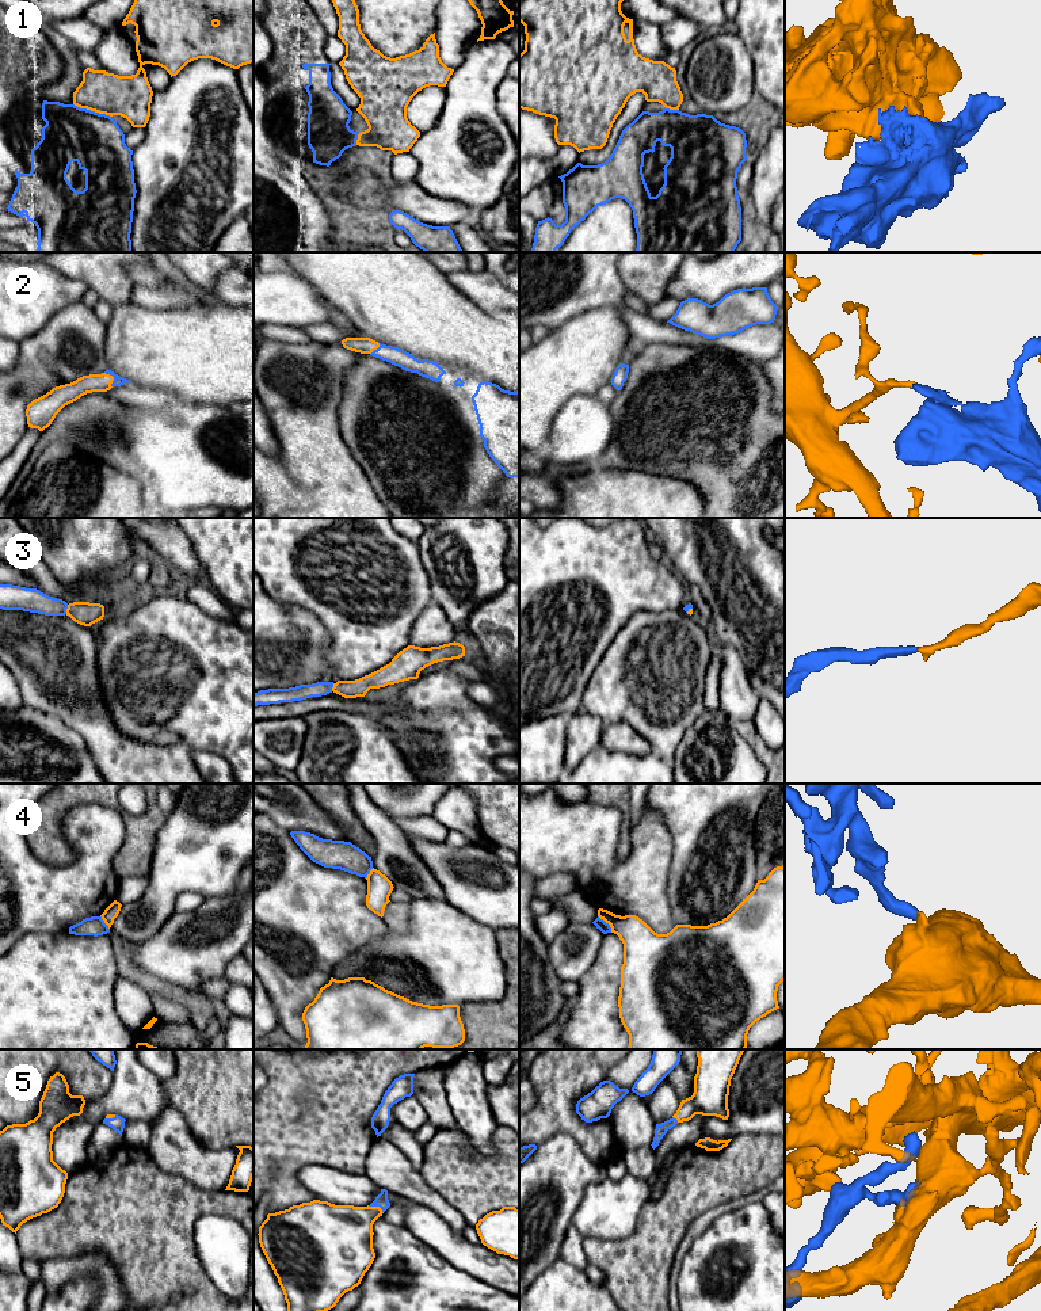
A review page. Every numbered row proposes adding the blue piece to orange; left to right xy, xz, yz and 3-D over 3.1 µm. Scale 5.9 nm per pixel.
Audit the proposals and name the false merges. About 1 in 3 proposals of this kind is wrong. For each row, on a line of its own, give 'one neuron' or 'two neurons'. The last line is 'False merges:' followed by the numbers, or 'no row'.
1: one neuron
2: one neuron
3: one neuron
4: two neurons
5: one neuron
False merges: 4

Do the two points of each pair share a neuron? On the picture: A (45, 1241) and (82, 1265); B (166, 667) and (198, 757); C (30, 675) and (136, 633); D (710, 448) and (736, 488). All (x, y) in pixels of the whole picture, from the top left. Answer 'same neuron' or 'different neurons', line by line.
A: different neurons
B: different neurons
C: different neurons
D: same neuron

